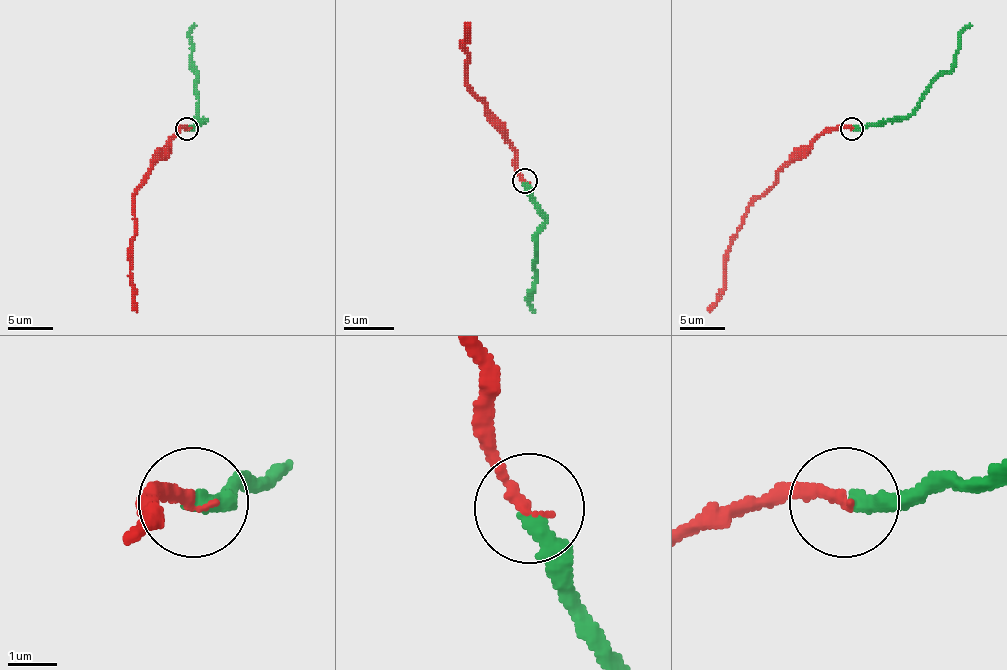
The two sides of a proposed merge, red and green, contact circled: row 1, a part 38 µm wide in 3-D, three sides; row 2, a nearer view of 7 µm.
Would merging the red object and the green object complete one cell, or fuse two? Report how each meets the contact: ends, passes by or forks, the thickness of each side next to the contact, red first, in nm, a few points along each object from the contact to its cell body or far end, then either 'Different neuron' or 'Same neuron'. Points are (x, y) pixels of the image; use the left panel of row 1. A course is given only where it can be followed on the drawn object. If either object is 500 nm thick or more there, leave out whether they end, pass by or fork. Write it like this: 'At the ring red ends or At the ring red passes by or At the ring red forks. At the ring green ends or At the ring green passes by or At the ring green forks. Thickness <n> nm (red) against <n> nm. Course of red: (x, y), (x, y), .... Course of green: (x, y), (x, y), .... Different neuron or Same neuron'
At the ring red ends. At the ring green ends. Thickness 240 nm (red) against 380 nm. Course of red: (187, 128), (180, 128), (134, 194), (130, 285), (137, 312). Course of green: (187, 128), (205, 121), (198, 119), (189, 34), (196, 25). Same neuron

